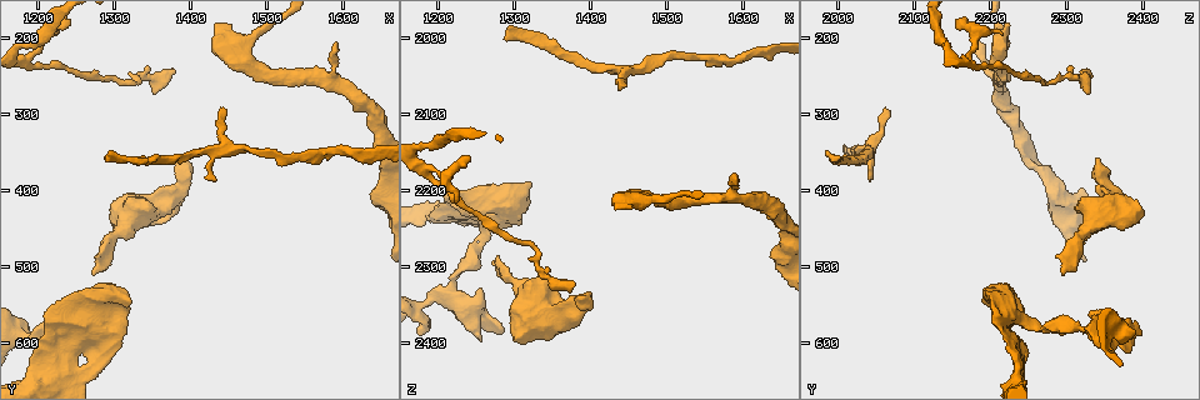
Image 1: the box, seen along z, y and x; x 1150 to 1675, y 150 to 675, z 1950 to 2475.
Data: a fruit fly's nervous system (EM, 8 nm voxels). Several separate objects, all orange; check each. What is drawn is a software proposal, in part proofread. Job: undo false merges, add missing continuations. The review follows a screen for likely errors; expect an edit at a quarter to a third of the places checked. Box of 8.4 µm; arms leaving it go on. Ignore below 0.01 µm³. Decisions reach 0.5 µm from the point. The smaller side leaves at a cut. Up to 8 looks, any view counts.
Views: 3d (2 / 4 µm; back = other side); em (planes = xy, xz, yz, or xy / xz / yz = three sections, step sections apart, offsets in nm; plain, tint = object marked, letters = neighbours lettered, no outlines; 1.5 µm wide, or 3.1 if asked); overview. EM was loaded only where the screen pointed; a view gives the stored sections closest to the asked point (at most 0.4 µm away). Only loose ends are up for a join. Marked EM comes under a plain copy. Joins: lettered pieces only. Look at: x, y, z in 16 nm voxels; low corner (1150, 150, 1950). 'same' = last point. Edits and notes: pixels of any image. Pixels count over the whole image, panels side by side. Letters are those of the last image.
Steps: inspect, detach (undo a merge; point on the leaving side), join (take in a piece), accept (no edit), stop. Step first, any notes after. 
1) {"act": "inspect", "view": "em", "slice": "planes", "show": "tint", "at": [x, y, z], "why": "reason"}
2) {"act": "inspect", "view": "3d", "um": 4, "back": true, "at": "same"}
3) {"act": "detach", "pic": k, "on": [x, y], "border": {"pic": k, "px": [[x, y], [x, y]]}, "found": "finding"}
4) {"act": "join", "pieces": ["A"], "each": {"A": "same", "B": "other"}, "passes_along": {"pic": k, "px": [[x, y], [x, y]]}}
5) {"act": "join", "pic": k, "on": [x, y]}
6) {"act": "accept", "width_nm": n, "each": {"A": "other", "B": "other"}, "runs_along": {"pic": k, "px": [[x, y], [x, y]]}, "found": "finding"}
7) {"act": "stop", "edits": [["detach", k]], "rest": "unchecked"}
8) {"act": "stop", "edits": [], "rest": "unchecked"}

{"act": "inspect", "view": "3d", "um": 4, "at": [1315, 455, 2325], "why": "calibre changes"}

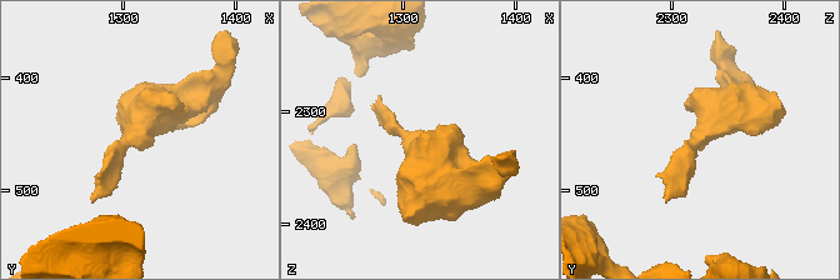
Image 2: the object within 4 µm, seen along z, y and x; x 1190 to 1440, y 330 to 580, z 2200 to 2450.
{"act": "inspect", "view": "em", "slice": "xz", "step": 4, "show": "letters", "at": [1312, 454, 2326], "arm_widths_nm": [200, 500], "why": "shape alone is not enough"}

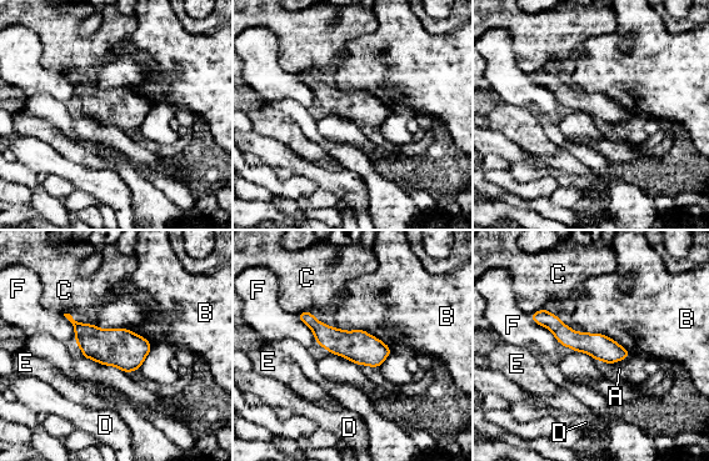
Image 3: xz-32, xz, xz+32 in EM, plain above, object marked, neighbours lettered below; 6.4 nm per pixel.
{"act": "inspect", "view": "em", "slice": "planes", "show": "letters", "at": "same"}

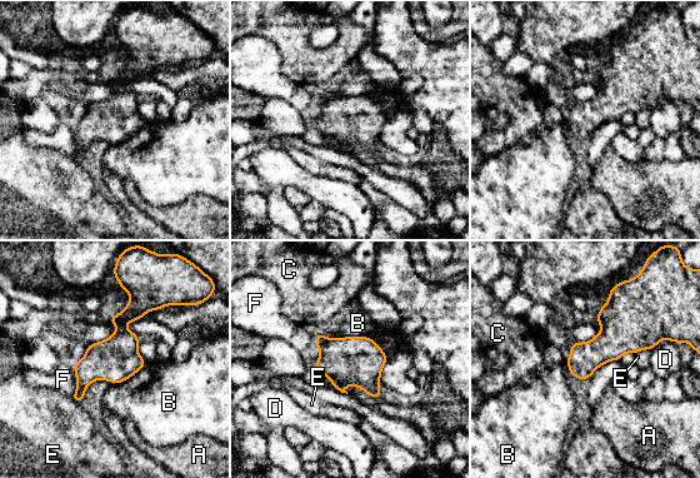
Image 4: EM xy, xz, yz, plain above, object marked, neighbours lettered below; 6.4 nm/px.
{"act": "accept", "each": {"A": "other", "B": "other", "C": "other", "D": "other", "E": "other", "F": "other"}, "runs_along": {"pic": 4, "px": [[131, 289], [120, 342], [78, 398]]}, "found": "one cell here"}

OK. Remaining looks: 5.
{"act": "inspect", "view": "3d", "um": 4, "at": [1255, 585, 2270], "why": "sudden change in width"}

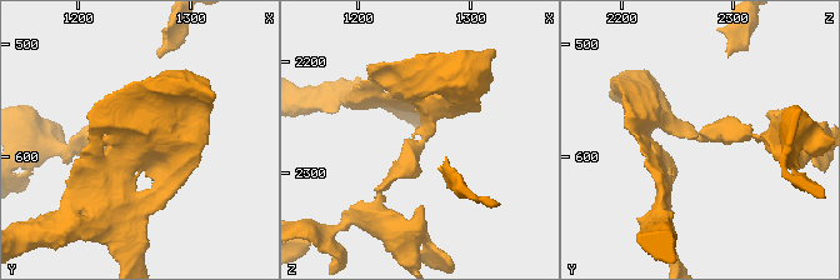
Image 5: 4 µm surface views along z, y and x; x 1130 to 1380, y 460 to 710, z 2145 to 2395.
{"act": "inspect", "view": "em", "slice": "planes", "show": "tint", "at": [1256, 582, 2270], "why": "need the tissue"}

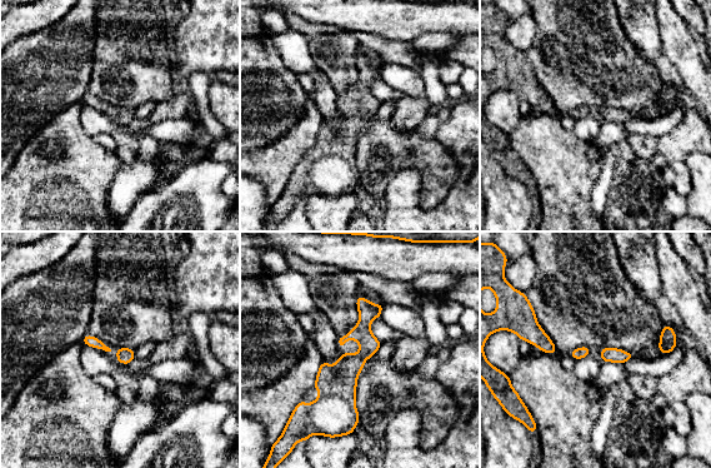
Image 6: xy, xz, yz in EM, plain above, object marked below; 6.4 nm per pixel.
{"act": "inspect", "view": "em", "slice": "planes", "show": "letters", "at": "same"}

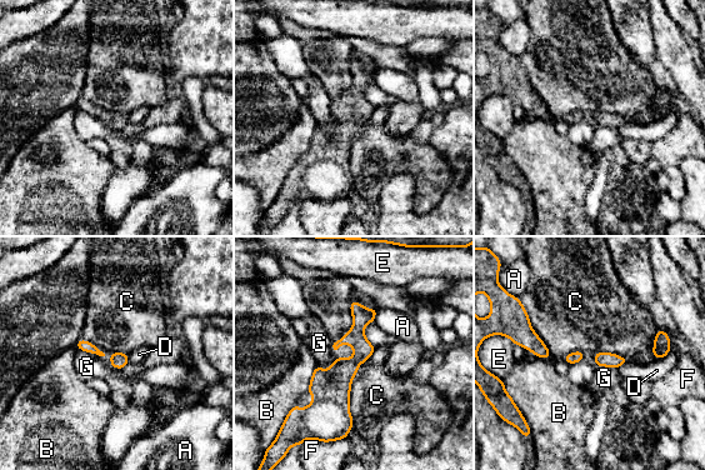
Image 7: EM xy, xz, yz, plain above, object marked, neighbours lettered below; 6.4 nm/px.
{"act": "accept", "each": {"A": "other", "B": "other", "C": "other", "D": "other", "E": "other", "F": "other", "G": "other"}, "border": {"pic": 7, "px": [[364, 361], [350, 388], [351, 426]]}, "found": "all the same cell"}

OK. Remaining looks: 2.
{"act": "inspect", "view": "em", "slice": "planes", "show": "letters", "at": [1260, 590, 2395], "why": "an open end"}

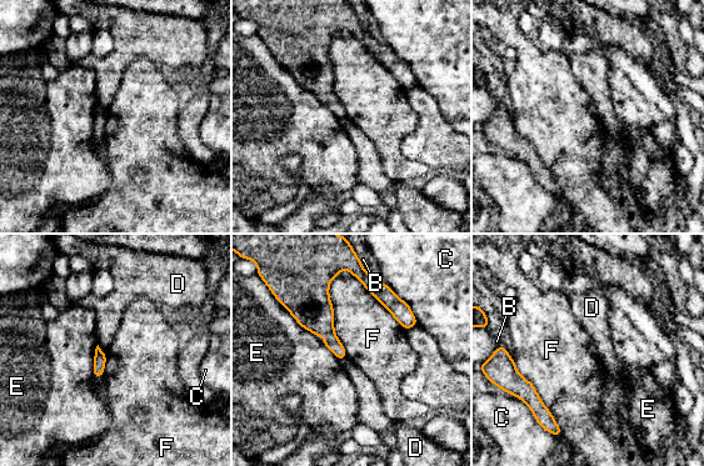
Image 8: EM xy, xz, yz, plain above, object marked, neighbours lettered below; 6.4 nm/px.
{"act": "accept", "longest_contact_nm": ["F", 550], "each": {"B": "other", "C": "other", "D": "other", "E": "other", "F": "other"}, "found": "no lettered piece goes on from it"}

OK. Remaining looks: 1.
{"act": "stop", "edits": [], "rest": "unchecked"}

